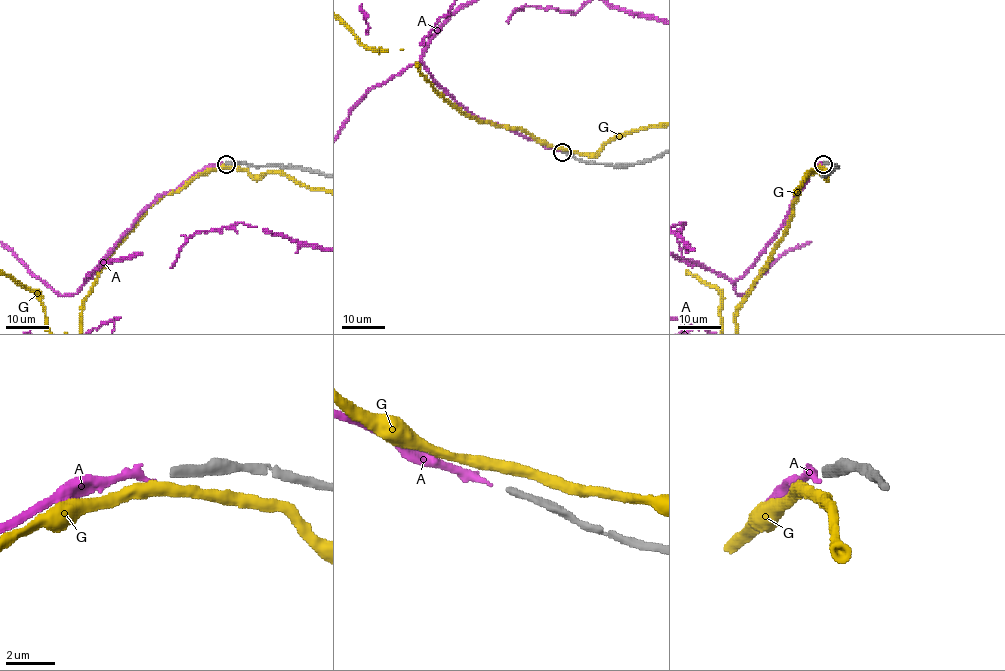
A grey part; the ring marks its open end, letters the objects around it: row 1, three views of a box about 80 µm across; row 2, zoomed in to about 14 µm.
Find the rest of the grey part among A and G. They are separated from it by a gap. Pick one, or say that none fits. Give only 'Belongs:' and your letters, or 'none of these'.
Belongs: A

